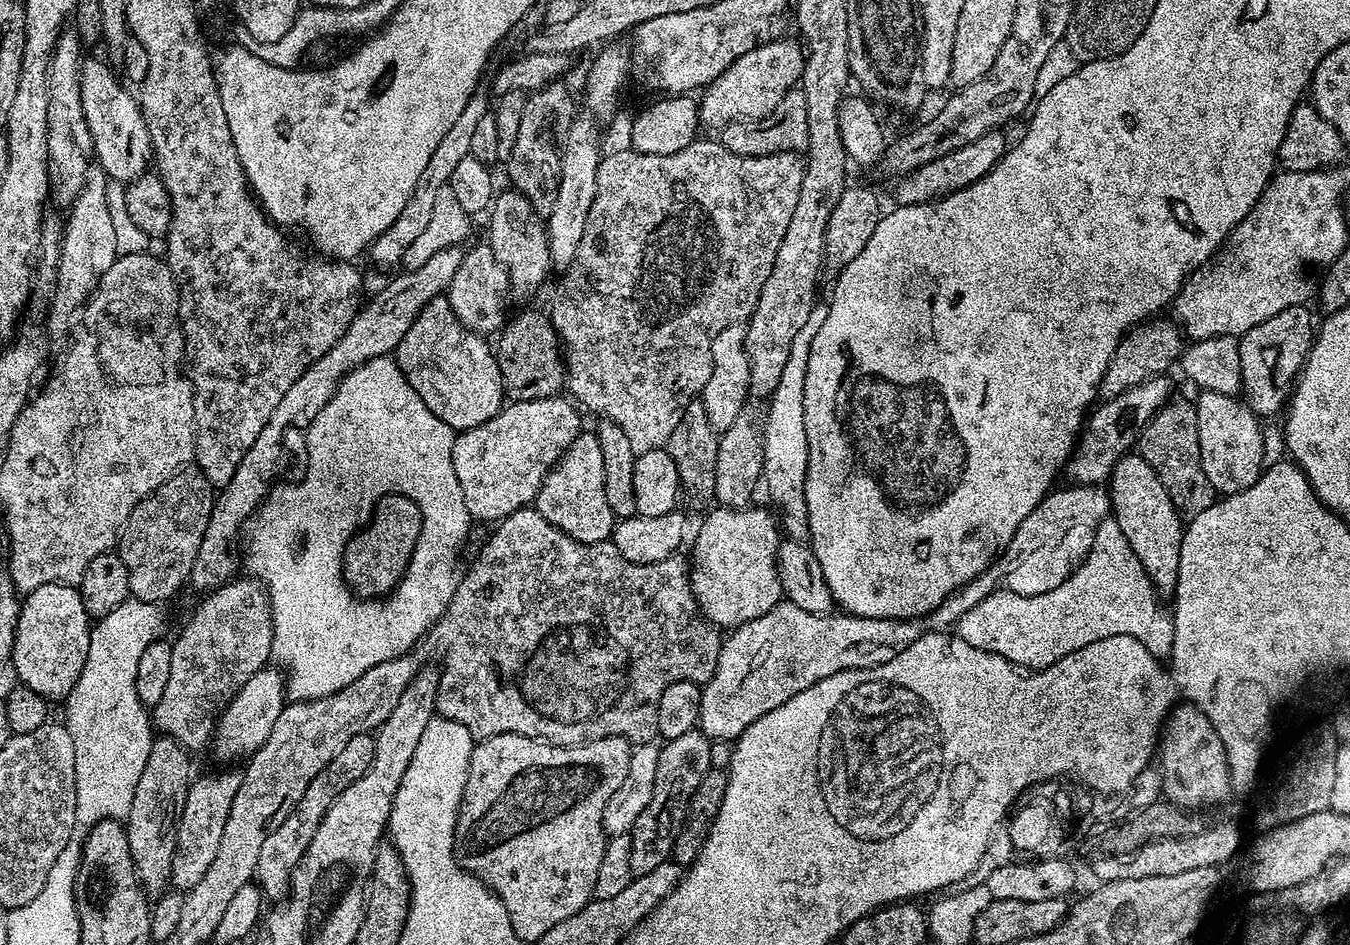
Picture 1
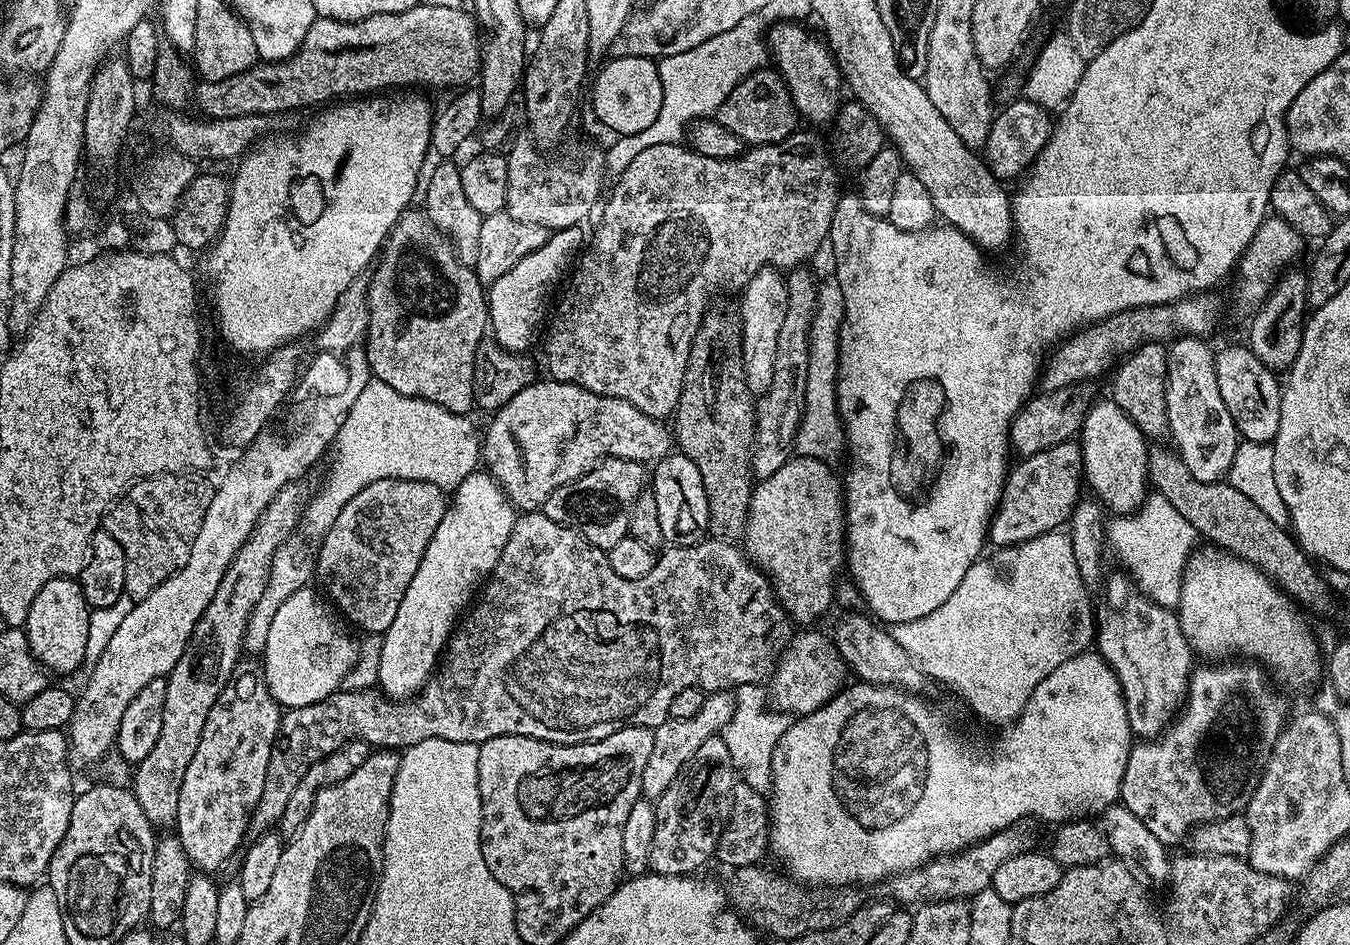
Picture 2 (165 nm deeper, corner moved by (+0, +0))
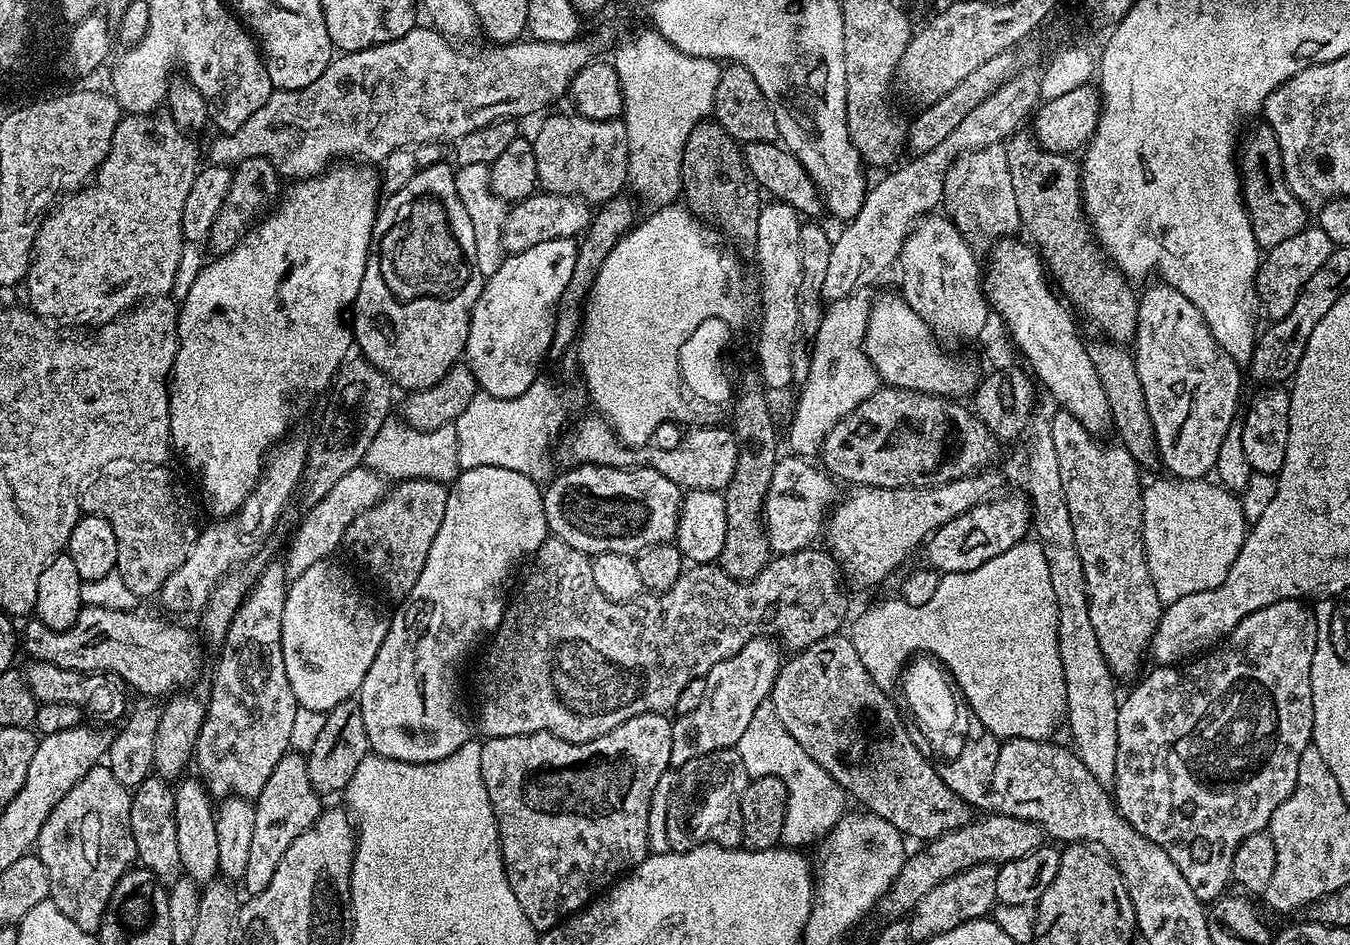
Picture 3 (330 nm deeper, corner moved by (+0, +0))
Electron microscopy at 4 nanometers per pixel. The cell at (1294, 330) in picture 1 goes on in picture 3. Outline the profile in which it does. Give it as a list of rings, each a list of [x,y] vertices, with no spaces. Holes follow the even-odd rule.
[[[1307,226],[1294,238],[1265,251],[1256,272],[1256,296],[1260,299],[1263,315],[1279,318],[1290,314],[1290,310],[1294,310],[1294,302],[1298,302],[1300,291],[1306,282],[1310,282],[1310,278],[1314,278],[1314,273],[1320,269],[1322,262],[1330,258],[1333,247],[1326,230],[1318,226]]]

